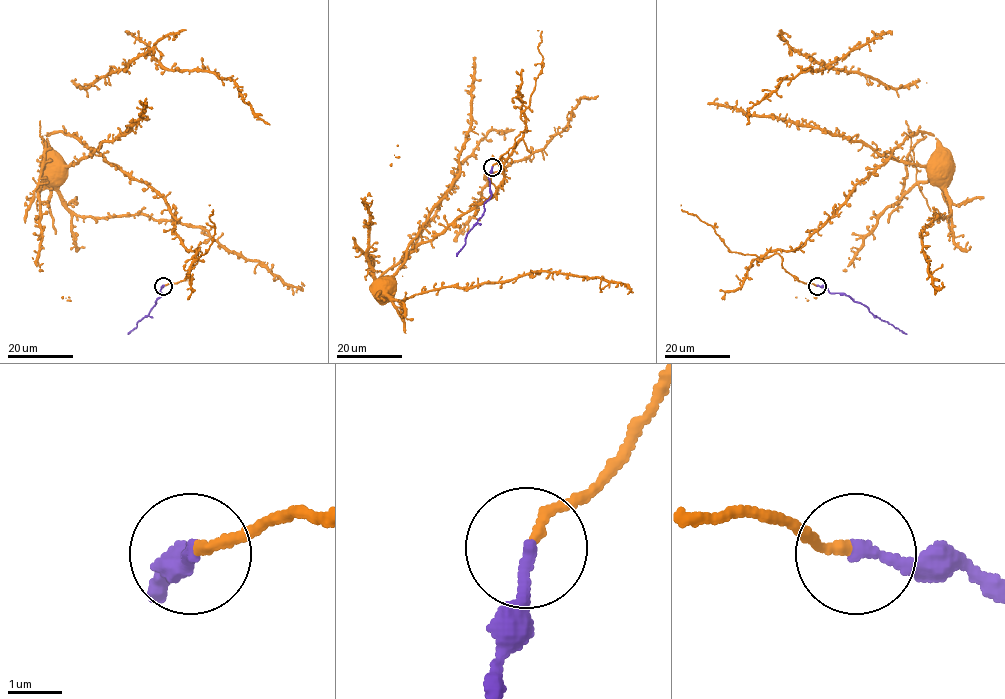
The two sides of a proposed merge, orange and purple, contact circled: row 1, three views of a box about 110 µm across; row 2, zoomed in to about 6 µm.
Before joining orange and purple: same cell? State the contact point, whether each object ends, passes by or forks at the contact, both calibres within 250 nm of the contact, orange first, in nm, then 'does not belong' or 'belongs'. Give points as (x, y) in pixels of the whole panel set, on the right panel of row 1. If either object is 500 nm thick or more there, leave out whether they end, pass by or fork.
at (817, 286); orange ends there; purple ends there; 180 nm thick on the orange side, 240 nm on the other; belongs

